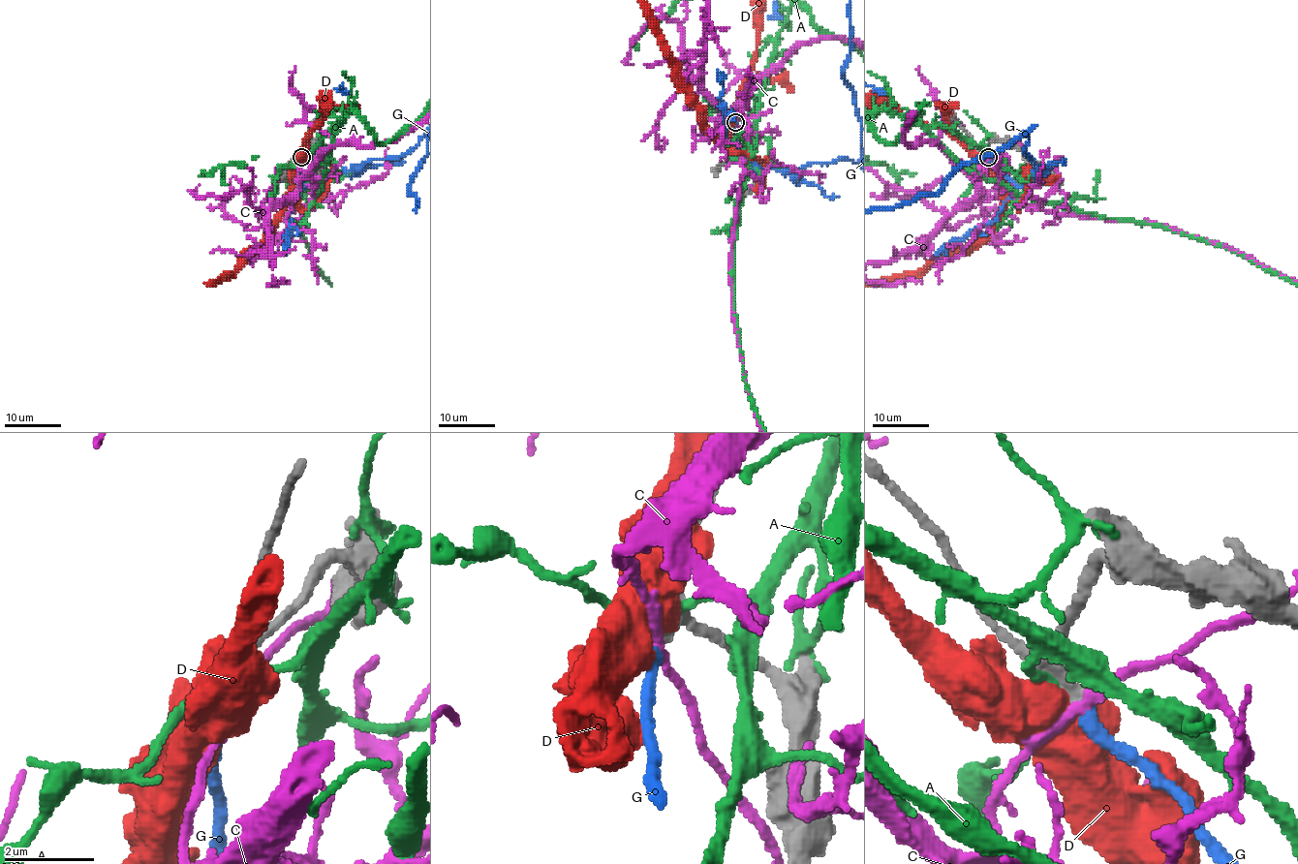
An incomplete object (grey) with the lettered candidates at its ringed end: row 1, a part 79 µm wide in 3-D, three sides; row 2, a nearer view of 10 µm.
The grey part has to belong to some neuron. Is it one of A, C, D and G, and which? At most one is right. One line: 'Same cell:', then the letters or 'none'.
Same cell: G

